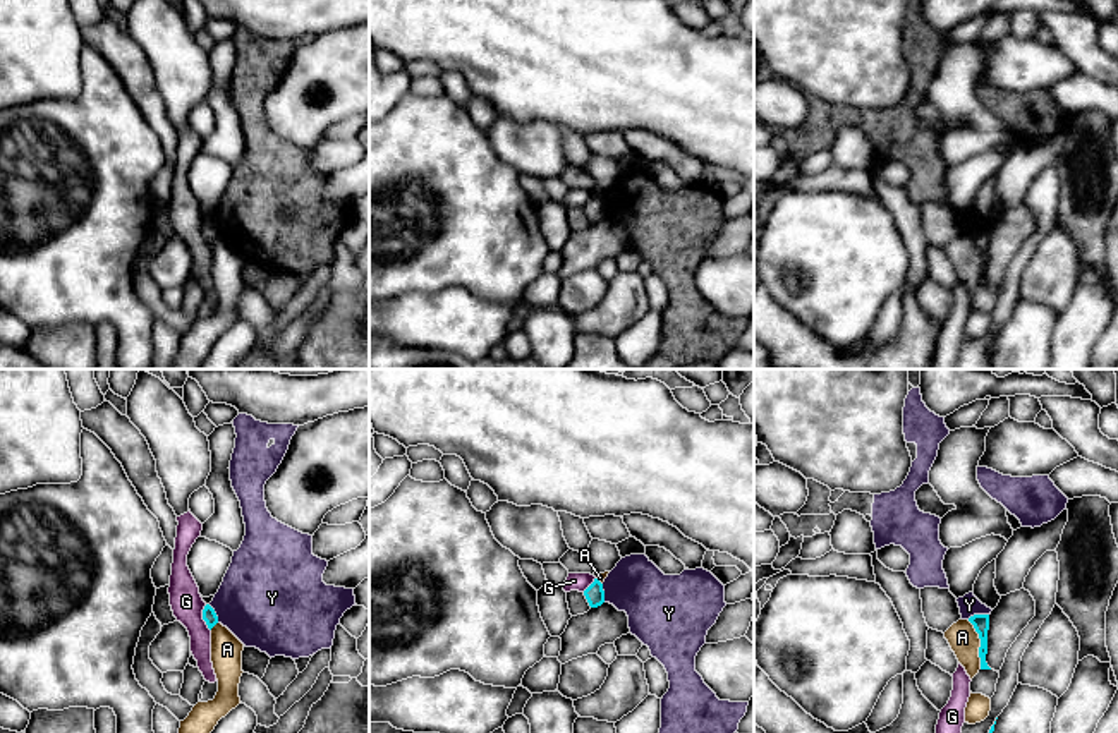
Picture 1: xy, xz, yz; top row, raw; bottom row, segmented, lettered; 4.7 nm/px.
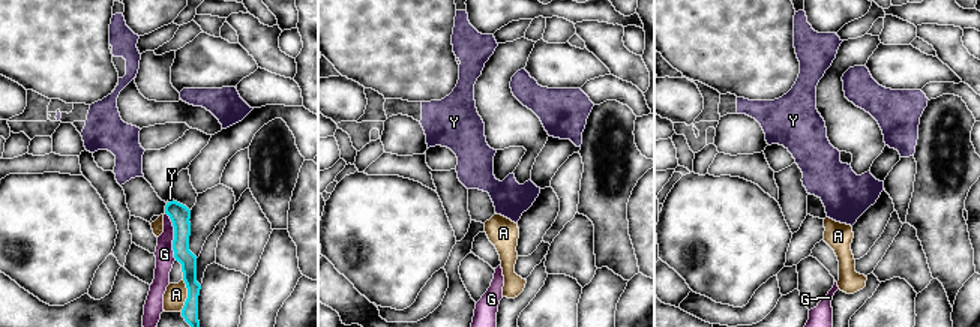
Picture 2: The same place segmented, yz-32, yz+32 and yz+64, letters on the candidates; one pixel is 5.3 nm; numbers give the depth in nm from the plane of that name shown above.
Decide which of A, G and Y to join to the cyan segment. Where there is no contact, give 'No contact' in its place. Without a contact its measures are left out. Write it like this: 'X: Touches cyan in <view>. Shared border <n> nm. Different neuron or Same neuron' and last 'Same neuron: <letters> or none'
A: Touches cyan in yz. Shared border 240 nm. Different neuron
G: Touches cyan in xy. Shared border 130 nm. Different neuron
Y: Touches cyan in yz. Shared border 110 nm. Different neuron
Same neuron: none

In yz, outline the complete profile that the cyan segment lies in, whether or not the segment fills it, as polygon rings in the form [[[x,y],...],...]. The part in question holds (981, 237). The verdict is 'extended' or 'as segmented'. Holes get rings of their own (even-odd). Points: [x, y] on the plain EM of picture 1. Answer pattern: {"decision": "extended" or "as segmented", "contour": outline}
{"decision": "as segmented", "contour": [[[974,230],[969,233],[974,240],[975,247],[981,254],[979,273],[981,273],[981,285],[991,285],[986,278],[987,270],[987,245],[989,245],[989,230]]]}

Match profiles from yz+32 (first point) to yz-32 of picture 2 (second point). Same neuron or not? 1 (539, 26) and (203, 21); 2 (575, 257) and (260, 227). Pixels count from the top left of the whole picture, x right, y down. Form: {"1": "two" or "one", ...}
{"1": "two", "2": "one"}

